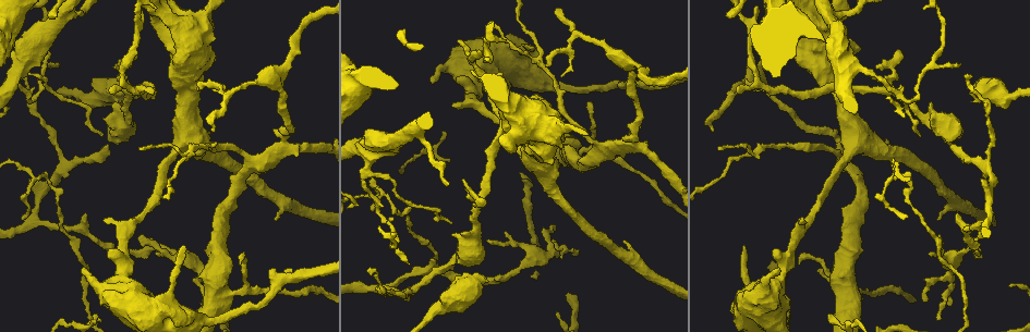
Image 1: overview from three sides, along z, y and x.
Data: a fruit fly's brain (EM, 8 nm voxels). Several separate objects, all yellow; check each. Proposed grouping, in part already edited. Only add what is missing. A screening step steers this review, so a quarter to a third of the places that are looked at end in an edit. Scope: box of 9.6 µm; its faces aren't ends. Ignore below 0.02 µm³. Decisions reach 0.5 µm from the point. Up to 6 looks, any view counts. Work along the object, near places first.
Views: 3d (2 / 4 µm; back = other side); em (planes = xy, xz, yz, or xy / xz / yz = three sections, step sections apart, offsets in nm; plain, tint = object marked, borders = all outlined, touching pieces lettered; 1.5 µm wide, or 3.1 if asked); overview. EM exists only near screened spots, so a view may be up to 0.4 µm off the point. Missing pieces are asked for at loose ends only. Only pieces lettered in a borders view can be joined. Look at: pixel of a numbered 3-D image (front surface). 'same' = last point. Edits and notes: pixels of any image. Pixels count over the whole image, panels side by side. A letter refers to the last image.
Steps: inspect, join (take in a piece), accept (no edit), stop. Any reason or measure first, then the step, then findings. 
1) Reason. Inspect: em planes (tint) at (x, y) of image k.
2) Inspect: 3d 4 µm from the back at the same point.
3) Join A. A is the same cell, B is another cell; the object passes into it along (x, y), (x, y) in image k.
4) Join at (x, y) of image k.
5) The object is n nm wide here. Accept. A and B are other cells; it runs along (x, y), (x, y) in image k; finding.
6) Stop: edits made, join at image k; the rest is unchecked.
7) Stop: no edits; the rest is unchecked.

Free end. Inspect: em yz step 4 (tint) at (897, 51) of image 1.

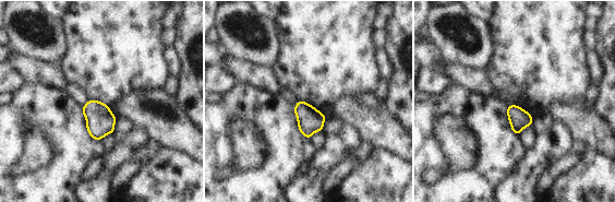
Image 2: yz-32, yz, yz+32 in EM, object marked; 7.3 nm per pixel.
What lies round it. Inspect: em yz step 4 (borders) at the same point.

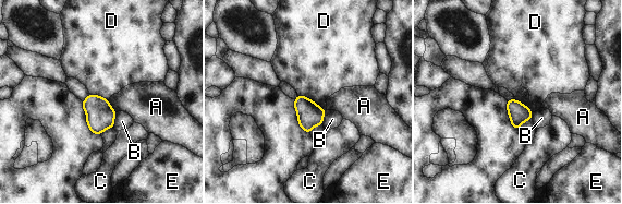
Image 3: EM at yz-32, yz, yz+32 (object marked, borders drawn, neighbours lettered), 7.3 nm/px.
Accept. A, B, C, D and E are other cells; a border runs along (297, 94), (313, 99), (325, 110) in image 3; none of them fits.

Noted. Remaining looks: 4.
Branch stops here. Inspect: em planes (borders) at (454, 106) of image 1.

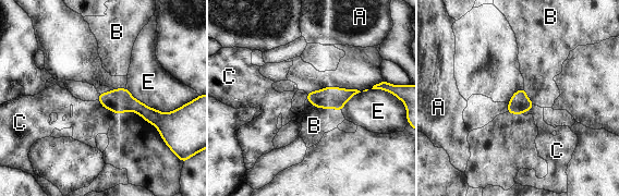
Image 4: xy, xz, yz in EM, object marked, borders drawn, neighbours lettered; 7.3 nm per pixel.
Accept. A, B, C and E are other cells; no lettered piece goes on from it.

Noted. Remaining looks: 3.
Free end. Inspect: em xy step 4 (tint) at (928, 301) of image 1.

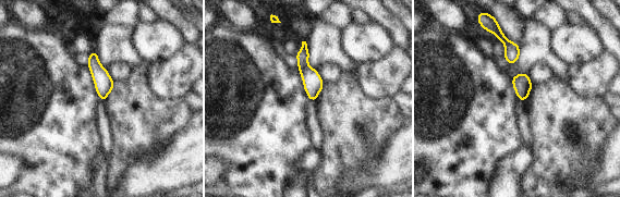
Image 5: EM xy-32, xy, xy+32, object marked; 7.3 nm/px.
Cut it another way. Inspect: em planes (borders) at the same point.

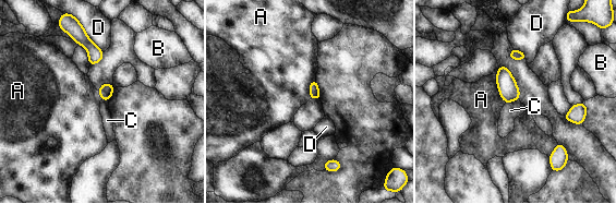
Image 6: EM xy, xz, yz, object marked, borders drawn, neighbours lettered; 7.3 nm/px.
Accept. A, B, C and D are other cells; a border runs along (518, 98), (505, 104) in image 6; none of them fits.

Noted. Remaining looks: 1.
Stop: no edits; the rest is unchecked.

